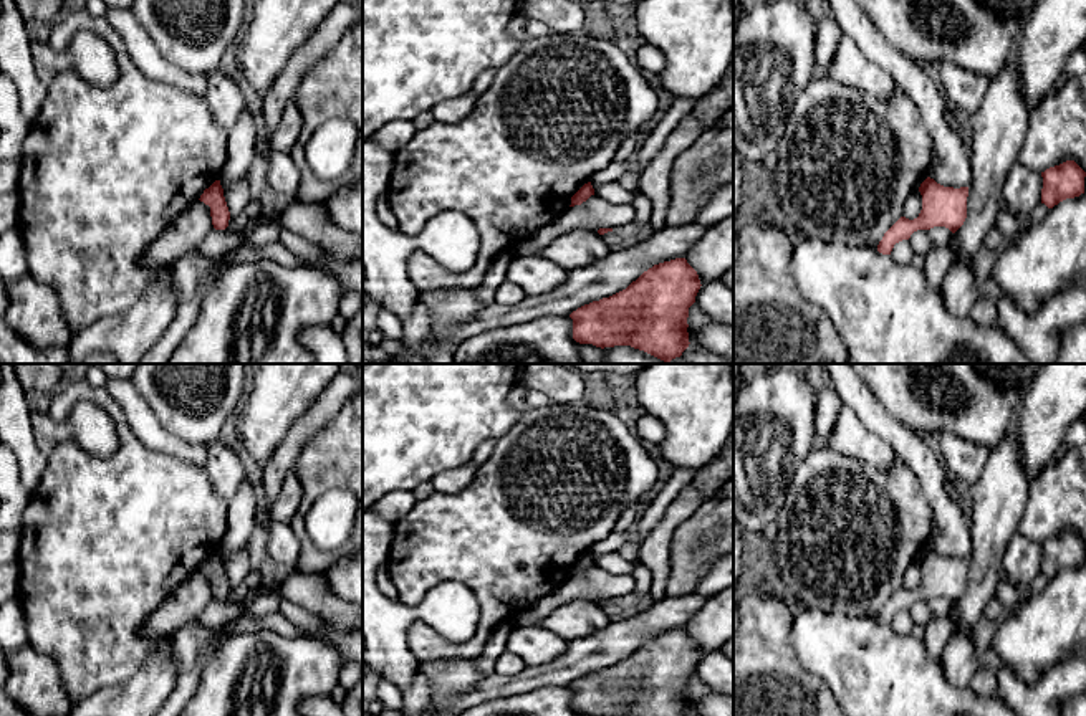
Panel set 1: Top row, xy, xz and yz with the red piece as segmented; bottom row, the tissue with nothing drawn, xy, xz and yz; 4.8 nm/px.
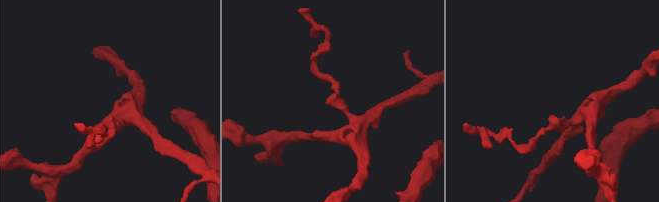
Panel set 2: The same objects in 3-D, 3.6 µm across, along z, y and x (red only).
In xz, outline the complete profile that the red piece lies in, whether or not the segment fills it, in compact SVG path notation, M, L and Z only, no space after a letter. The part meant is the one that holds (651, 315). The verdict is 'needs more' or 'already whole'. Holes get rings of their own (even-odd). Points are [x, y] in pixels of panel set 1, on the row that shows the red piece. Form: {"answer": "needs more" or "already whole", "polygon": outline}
{"answer": "already whole", "polygon": "M685 258L654 265L626 289L573 311L573 339L601 349L631 346L670 362L690 344L689 308L700 286Z"}

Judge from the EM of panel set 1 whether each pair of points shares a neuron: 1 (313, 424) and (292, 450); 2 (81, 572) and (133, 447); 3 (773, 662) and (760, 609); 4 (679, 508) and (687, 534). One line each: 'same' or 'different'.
1: same
2: same
3: same
4: different

